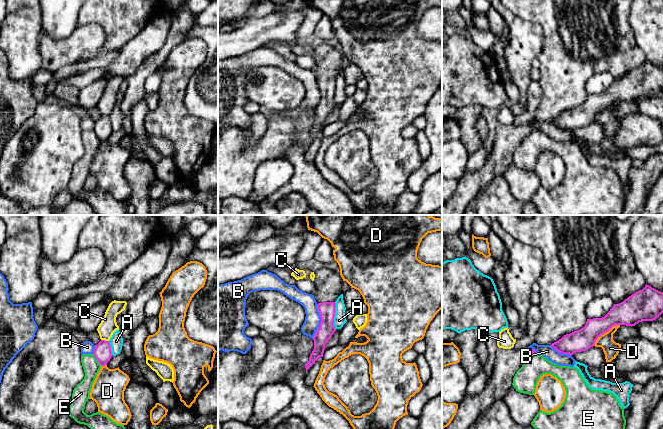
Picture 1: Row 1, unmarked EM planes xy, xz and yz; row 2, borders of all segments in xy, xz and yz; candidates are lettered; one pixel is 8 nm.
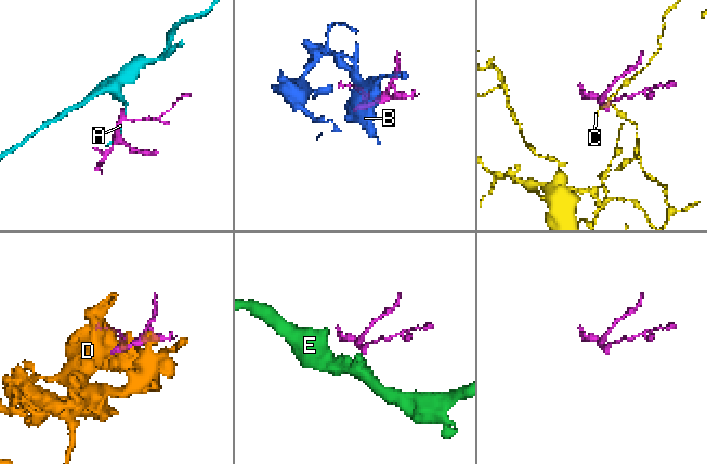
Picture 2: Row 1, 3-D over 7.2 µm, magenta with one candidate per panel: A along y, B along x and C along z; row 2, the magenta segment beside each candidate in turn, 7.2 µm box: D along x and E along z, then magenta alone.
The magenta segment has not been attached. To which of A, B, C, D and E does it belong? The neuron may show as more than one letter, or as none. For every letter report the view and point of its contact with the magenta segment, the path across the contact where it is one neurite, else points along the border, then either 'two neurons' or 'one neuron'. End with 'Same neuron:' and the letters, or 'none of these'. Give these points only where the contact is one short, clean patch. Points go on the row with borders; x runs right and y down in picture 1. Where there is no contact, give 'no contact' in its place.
A: xz (334, 315) | along xz (334, 302), (334, 326), (336, 328) | two neurons
B: xz (321, 321) | along xz (317, 304), (320, 325), (312, 338) | two neurons
C: xy (104, 340) | along xy (101, 339), (108, 341) | two neurons
D: yz (605, 332) | two neurons
E: xy (97, 360) | along xy (92, 354), (101, 365) | two neurons
Same neuron: none of these

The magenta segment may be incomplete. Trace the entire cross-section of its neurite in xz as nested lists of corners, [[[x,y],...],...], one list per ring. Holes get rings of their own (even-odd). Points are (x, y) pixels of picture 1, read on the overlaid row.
[[[322,268],[315,271],[314,274],[314,284],[316,287],[314,298],[317,302],[321,322],[313,337],[314,349],[310,354],[309,361],[305,363],[306,370],[308,370],[319,357],[323,357],[325,345],[336,331],[334,327],[335,301],[343,294],[343,279],[340,273]]]

